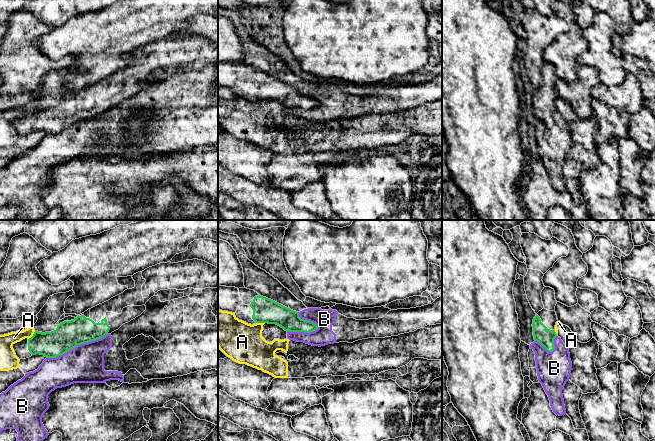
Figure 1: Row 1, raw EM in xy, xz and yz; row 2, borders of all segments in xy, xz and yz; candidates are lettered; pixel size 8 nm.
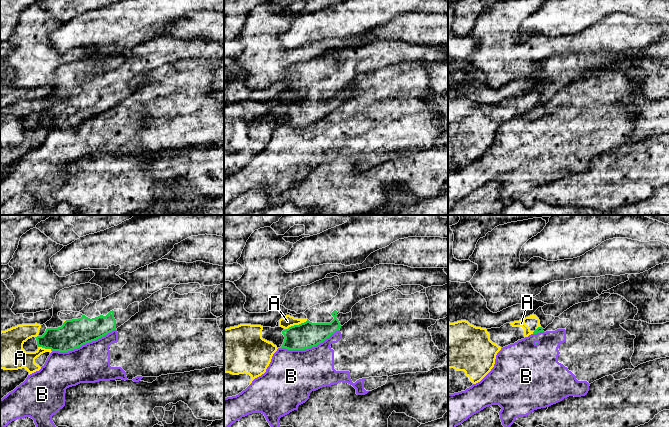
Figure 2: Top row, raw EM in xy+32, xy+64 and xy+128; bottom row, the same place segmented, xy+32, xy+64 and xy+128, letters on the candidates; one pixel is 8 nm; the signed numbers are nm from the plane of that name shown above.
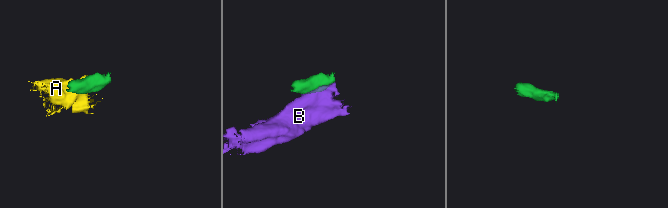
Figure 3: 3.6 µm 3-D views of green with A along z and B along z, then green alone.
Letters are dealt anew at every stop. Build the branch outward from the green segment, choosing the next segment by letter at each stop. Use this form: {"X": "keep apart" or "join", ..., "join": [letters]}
{"A": "keep apart", "B": "keep apart", "join": []}

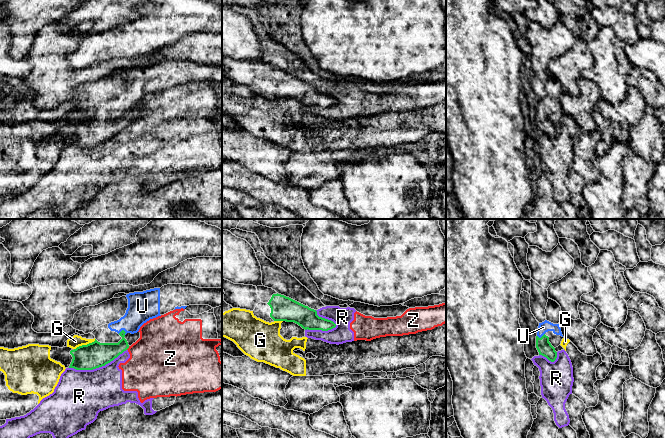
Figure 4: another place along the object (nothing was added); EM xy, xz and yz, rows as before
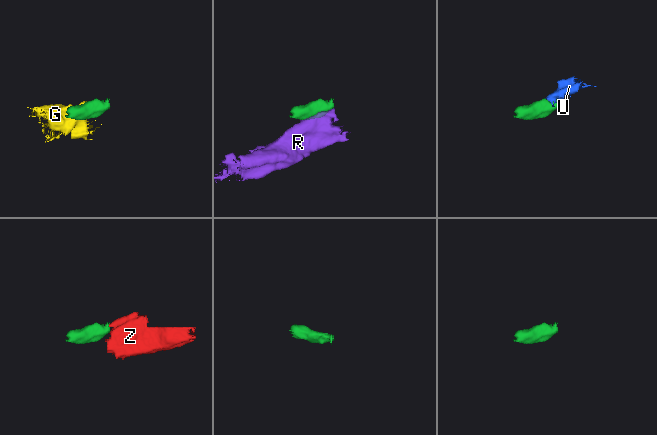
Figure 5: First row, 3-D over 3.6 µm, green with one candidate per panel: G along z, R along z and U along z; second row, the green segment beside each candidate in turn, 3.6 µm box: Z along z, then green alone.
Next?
{"G": "keep apart", "R": "keep apart", "U": "join", "Z": "keep apart", "join": ["U"]}

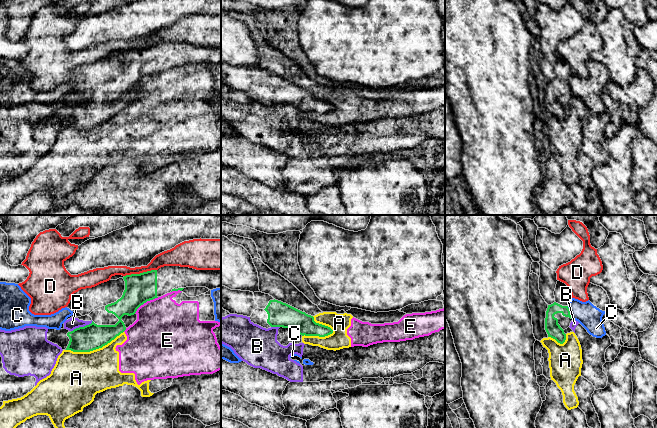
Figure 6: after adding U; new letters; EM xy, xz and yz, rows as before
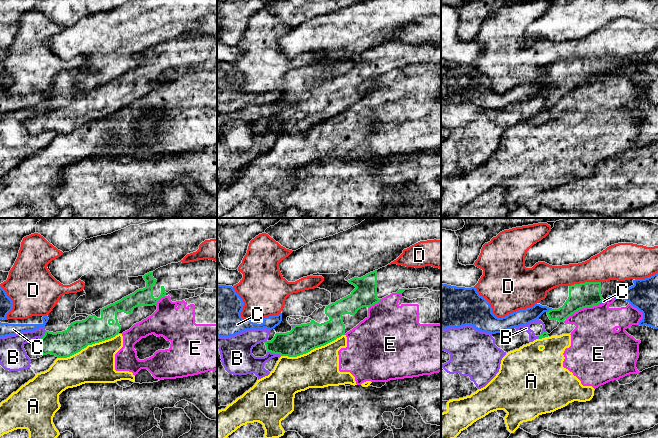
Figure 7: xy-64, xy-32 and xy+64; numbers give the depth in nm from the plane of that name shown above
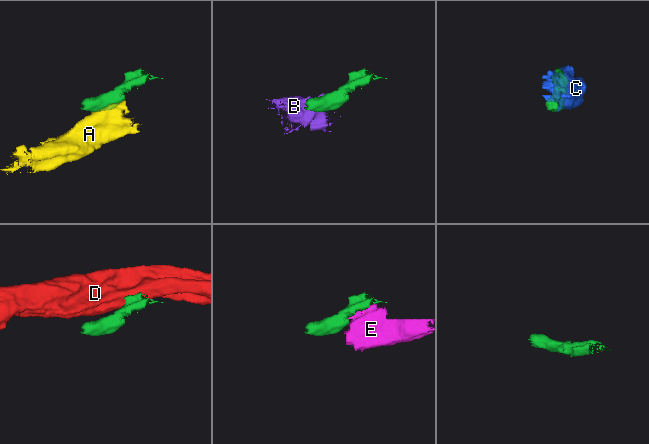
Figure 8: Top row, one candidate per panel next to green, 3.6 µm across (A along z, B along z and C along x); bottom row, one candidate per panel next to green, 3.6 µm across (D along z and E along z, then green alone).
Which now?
{"A": "keep apart", "B": "keep apart", "C": "keep apart", "D": "keep apart", "E": "keep apart", "join": []}

